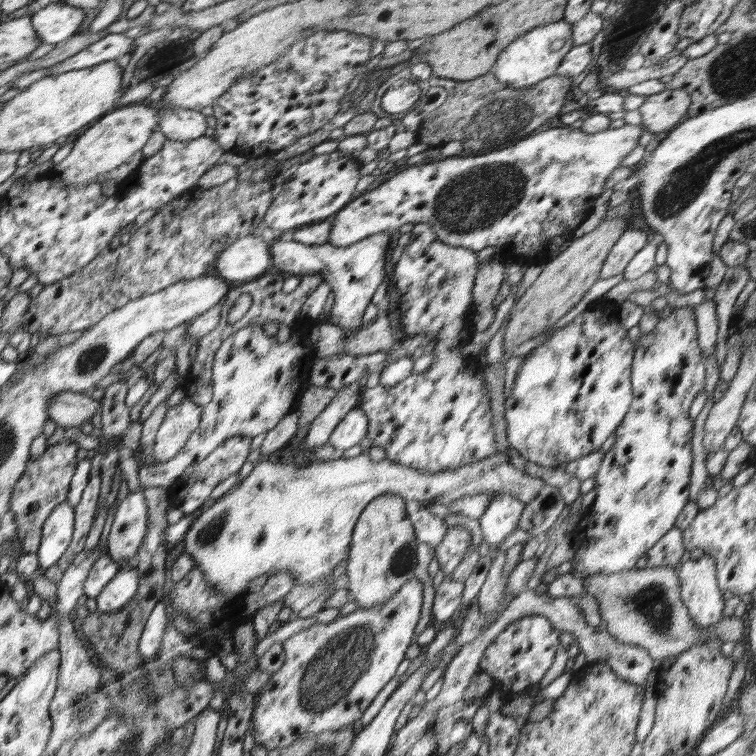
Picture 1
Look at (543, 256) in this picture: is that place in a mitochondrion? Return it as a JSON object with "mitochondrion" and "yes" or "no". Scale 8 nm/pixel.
{"mitochondrion":"no"}

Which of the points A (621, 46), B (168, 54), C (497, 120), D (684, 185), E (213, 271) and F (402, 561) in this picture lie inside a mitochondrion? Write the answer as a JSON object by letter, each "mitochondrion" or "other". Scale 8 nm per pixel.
{"A":"mitochondrion","B":"mitochondrion","C":"mitochondrion","D":"mitochondrion","E":"other","F":"mitochondrion"}

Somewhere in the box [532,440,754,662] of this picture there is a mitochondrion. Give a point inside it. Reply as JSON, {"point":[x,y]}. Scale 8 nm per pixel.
{"point":[652,603]}

